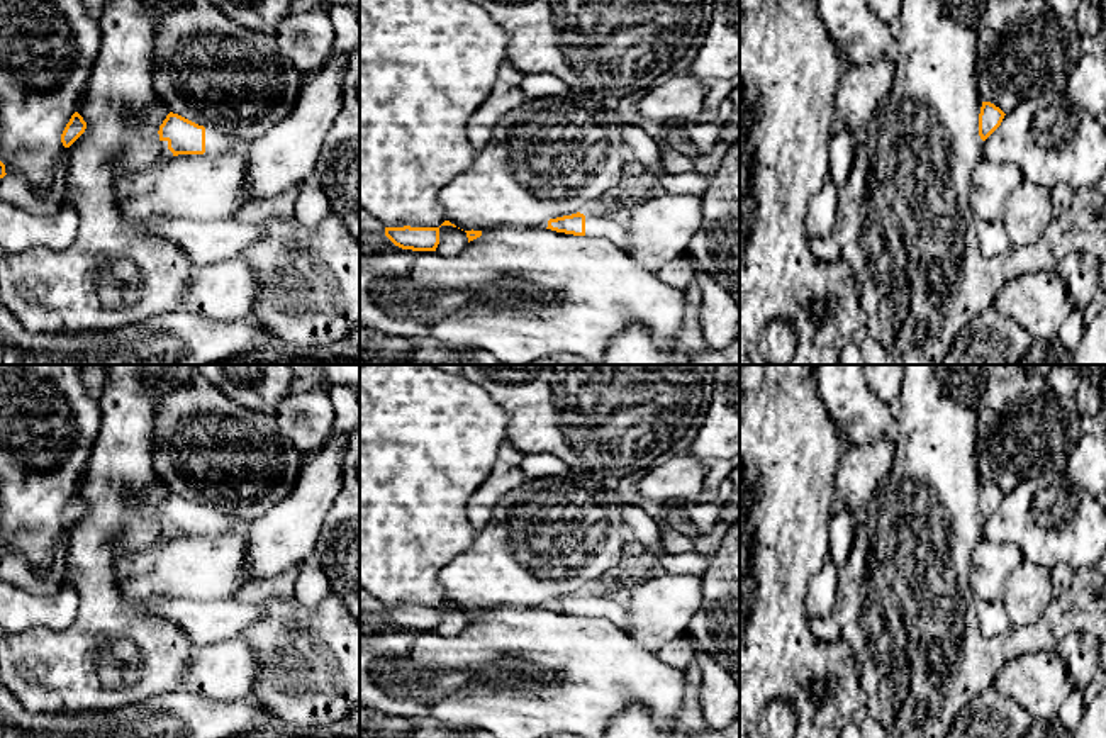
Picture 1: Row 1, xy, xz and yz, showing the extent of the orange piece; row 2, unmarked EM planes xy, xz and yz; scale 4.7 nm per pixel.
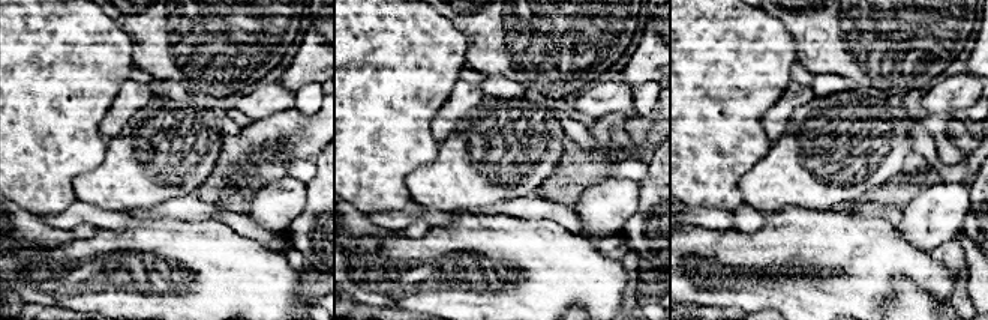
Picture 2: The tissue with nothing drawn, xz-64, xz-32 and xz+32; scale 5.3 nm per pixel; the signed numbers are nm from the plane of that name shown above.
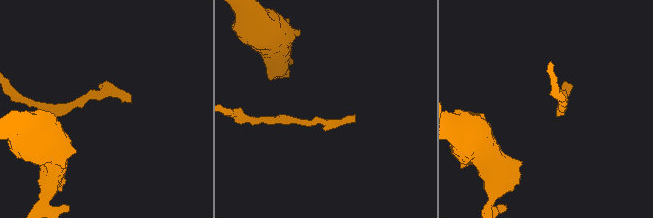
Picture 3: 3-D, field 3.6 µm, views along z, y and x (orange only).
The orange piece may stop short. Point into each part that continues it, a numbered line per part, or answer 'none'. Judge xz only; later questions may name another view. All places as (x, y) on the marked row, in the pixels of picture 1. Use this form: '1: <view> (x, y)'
1: xz (609, 228)

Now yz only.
none

